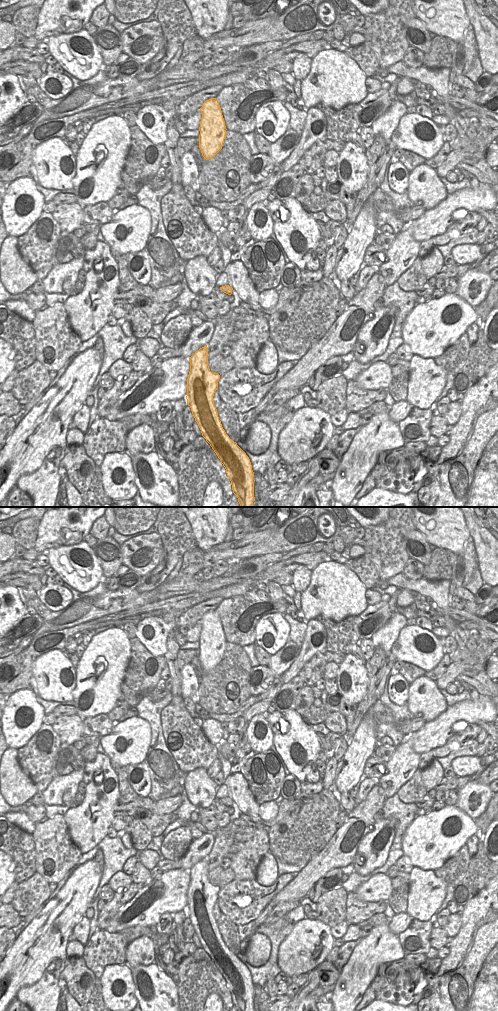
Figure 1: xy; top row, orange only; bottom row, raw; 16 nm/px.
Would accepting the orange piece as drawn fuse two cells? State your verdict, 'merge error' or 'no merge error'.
no merge error

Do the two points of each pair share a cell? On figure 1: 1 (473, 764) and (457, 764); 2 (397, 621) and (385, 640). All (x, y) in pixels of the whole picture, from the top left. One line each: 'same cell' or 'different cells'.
1: same cell
2: same cell

